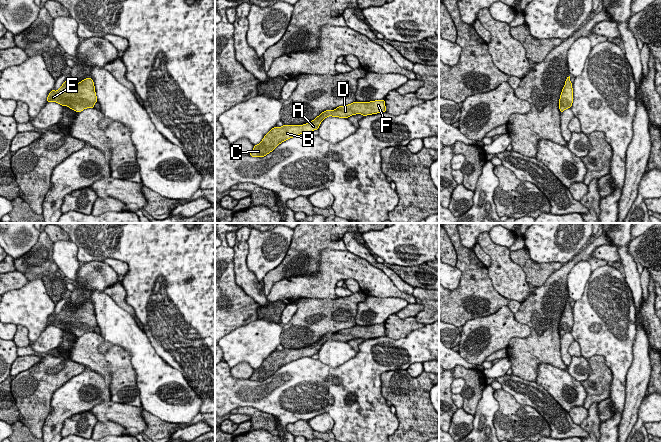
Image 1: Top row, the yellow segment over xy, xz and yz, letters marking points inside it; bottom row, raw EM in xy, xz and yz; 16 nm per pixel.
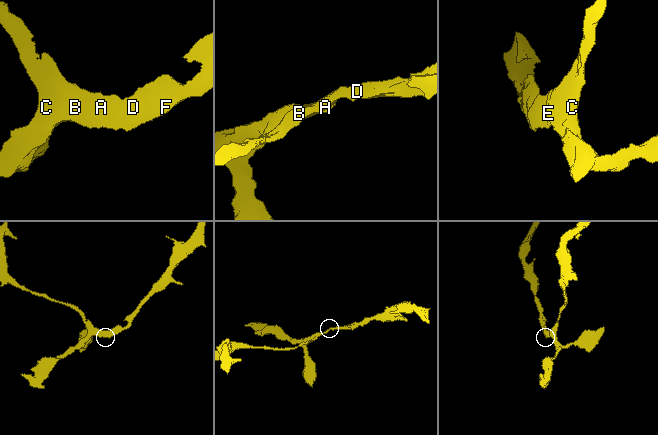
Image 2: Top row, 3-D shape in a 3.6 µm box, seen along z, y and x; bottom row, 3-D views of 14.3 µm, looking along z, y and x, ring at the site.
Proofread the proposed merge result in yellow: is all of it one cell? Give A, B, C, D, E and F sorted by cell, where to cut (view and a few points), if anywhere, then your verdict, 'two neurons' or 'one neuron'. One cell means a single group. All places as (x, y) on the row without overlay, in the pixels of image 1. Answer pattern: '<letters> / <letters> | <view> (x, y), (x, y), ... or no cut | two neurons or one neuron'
A B C D E F | no cut | one neuron

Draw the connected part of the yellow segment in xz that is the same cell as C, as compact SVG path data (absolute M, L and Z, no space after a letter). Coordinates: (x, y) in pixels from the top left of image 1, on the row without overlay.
M384 323L370 326L353 326L348 329L339 330L334 334L325 334L314 344L303 349L286 349L272 352L262 363L255 369L251 377L252 381L264 381L272 376L282 366L298 360L303 357L311 357L318 354L321 346L329 341L348 342L352 339L361 338L363 340L386 336Z

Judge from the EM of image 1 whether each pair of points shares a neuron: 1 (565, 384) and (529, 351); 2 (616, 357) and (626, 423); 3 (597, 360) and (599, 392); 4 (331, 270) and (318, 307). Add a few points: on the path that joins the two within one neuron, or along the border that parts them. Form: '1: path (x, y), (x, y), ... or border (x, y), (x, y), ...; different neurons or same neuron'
1: border (565, 369), (540, 363), (537, 368), (535, 381); different neurons
2: border (626, 383), (625, 403), (617, 429); different neurons
3: path (599, 368), (599, 384); same neuron
4: border (337, 297), (333, 299), (307, 299); different neurons

